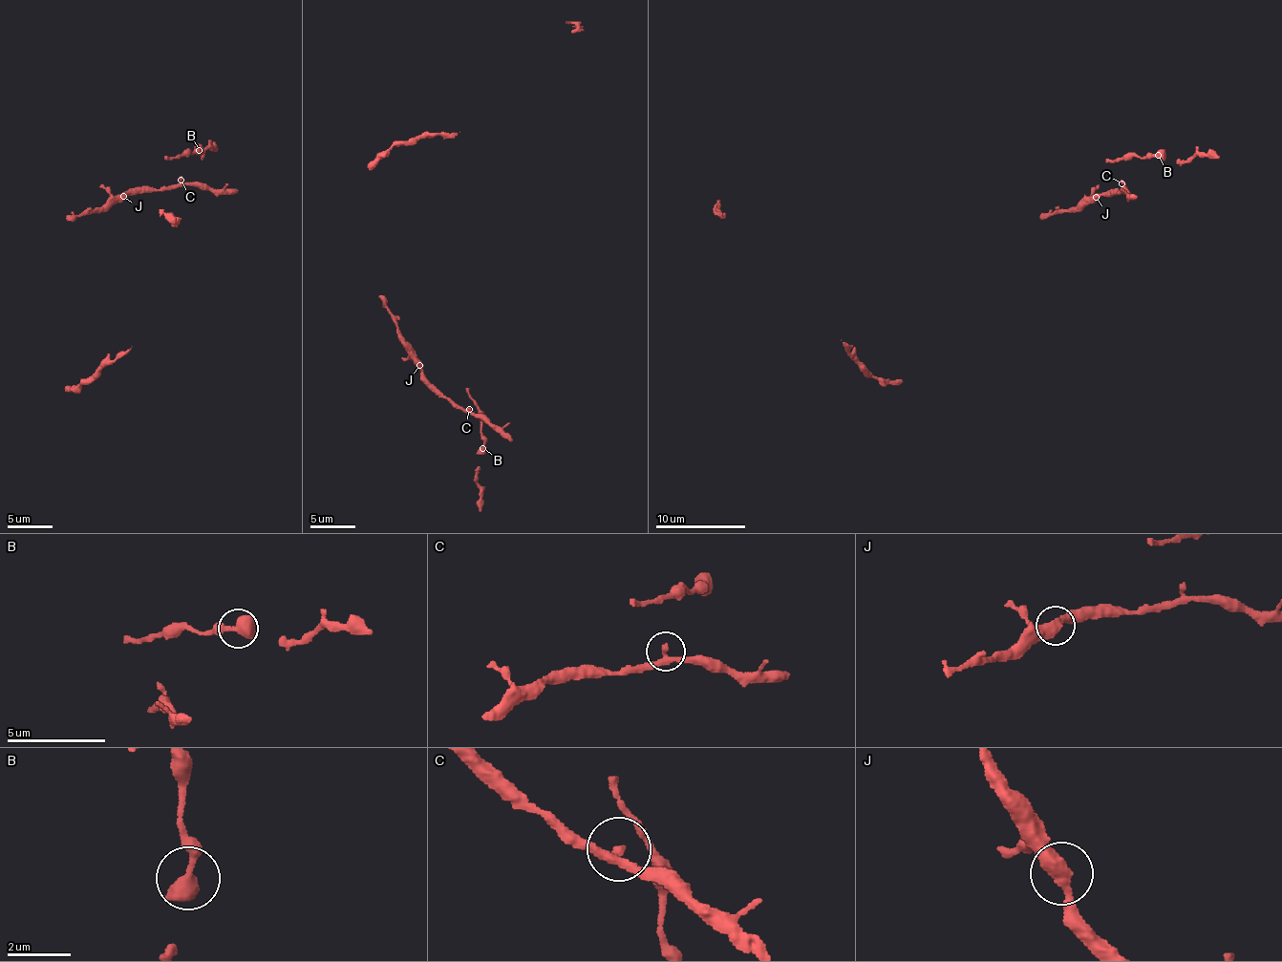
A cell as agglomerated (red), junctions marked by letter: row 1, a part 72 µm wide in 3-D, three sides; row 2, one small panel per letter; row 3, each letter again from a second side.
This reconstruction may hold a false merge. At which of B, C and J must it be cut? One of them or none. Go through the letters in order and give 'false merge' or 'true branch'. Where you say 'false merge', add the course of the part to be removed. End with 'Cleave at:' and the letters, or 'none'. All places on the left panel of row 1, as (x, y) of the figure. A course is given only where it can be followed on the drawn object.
B: true branch
C: true branch
J: true branch
Cleave at: none

